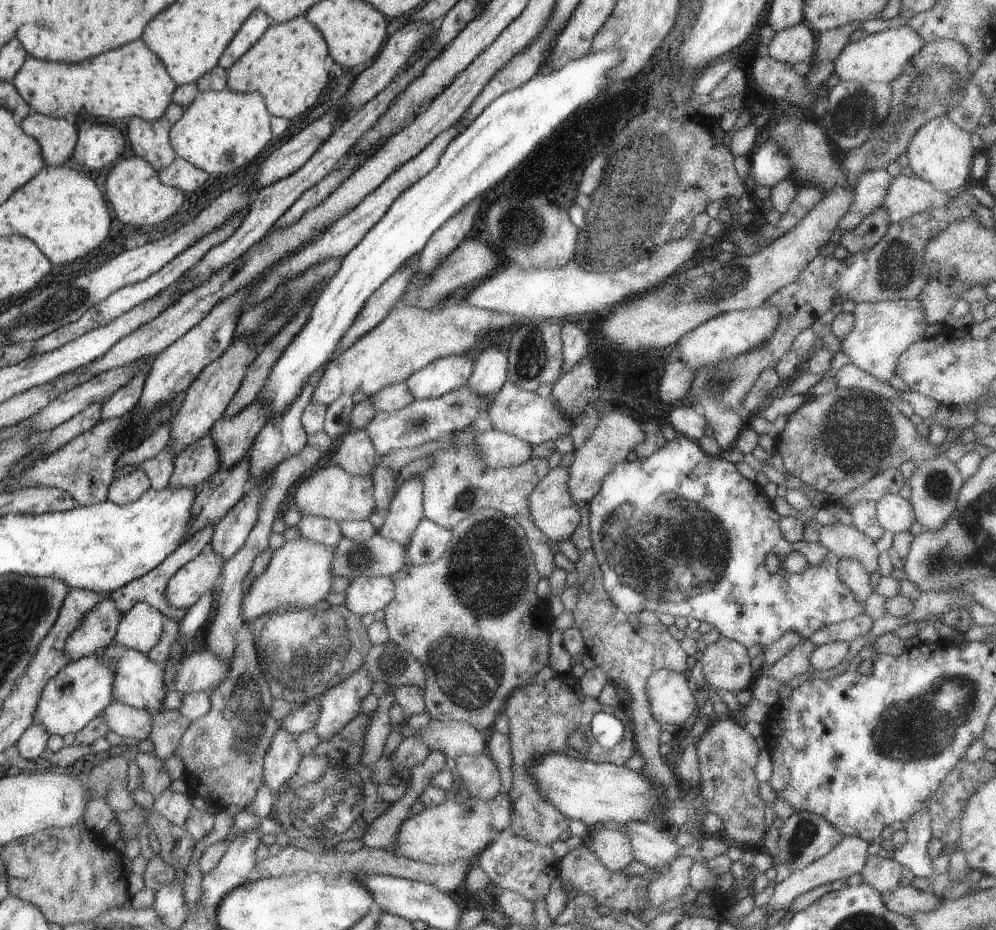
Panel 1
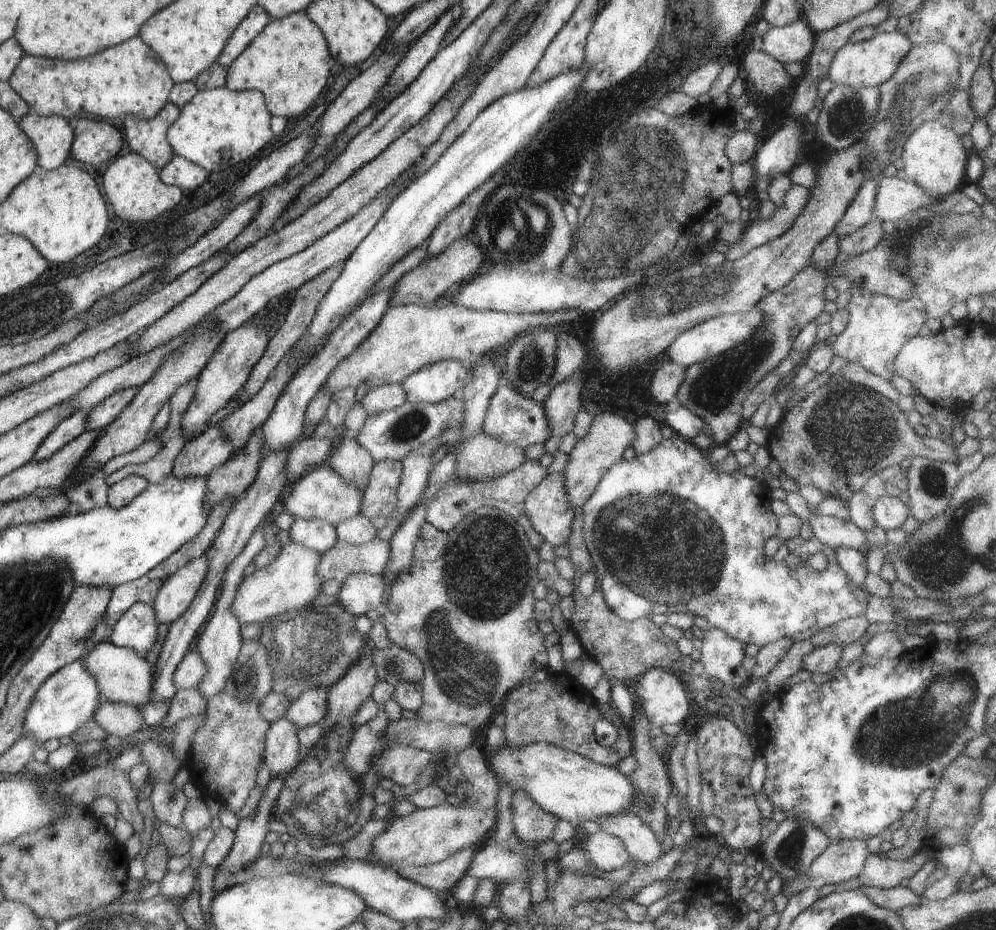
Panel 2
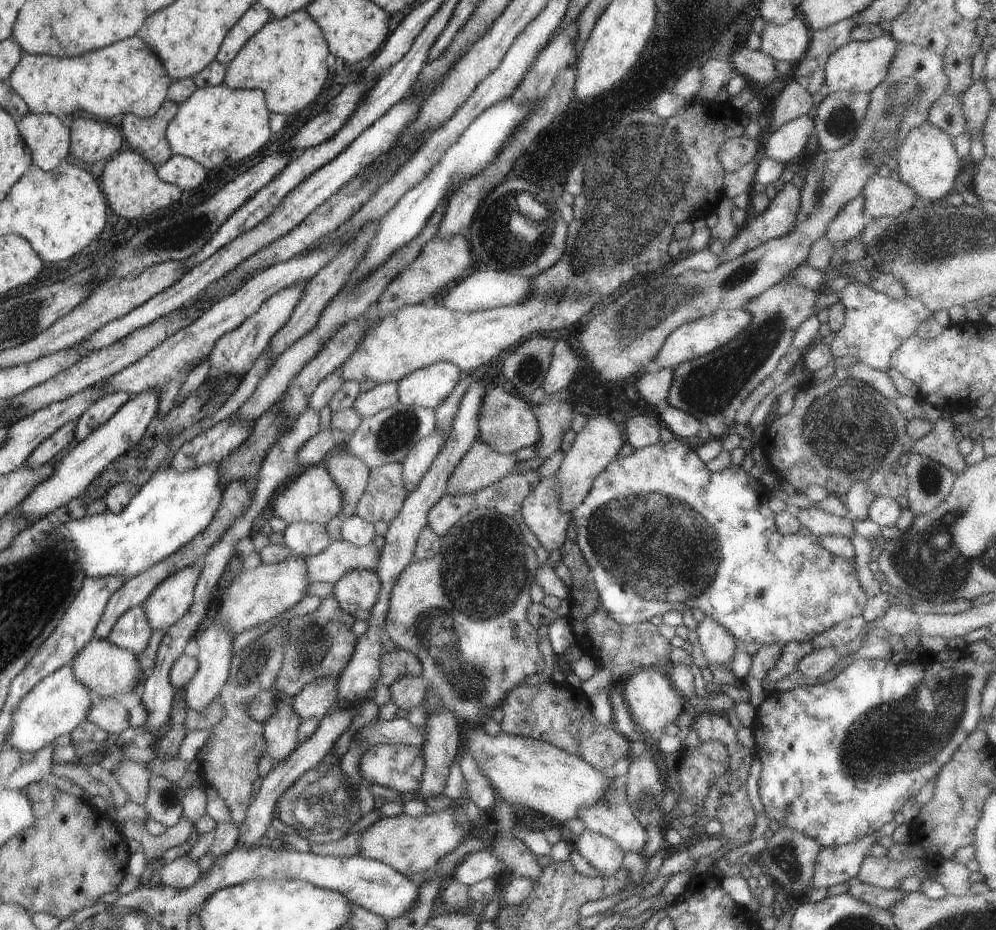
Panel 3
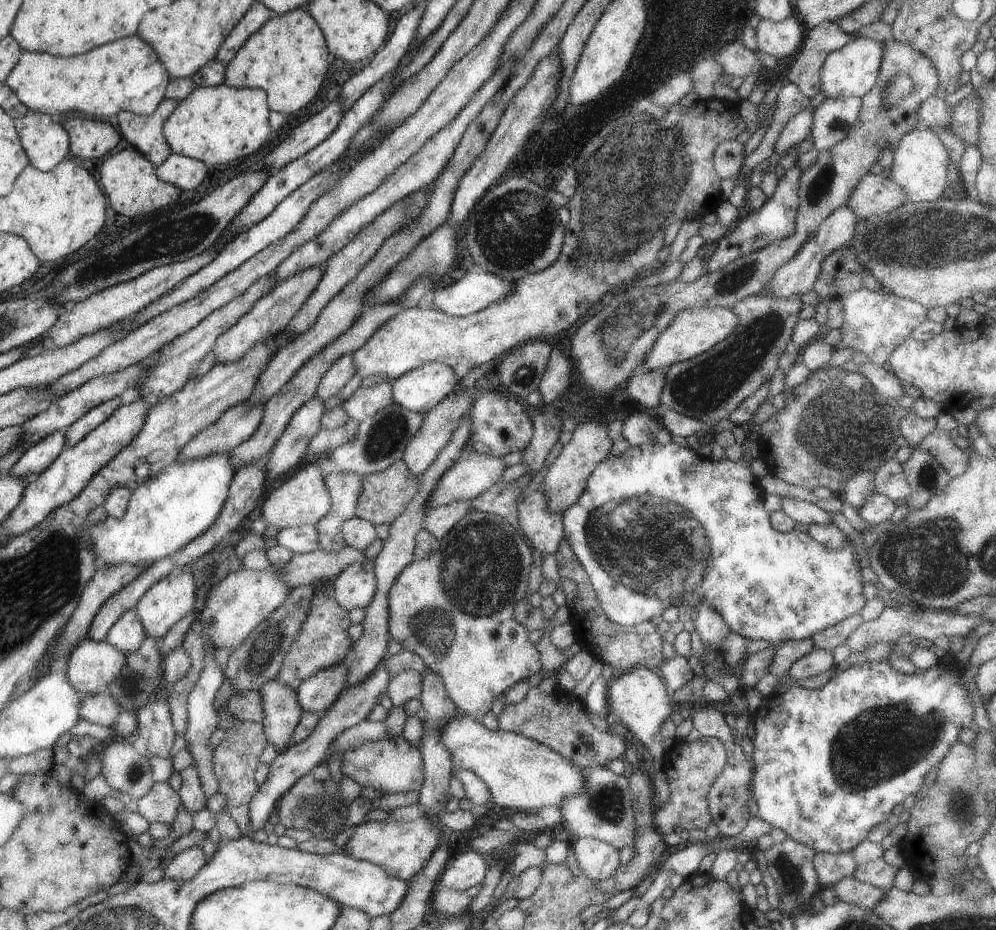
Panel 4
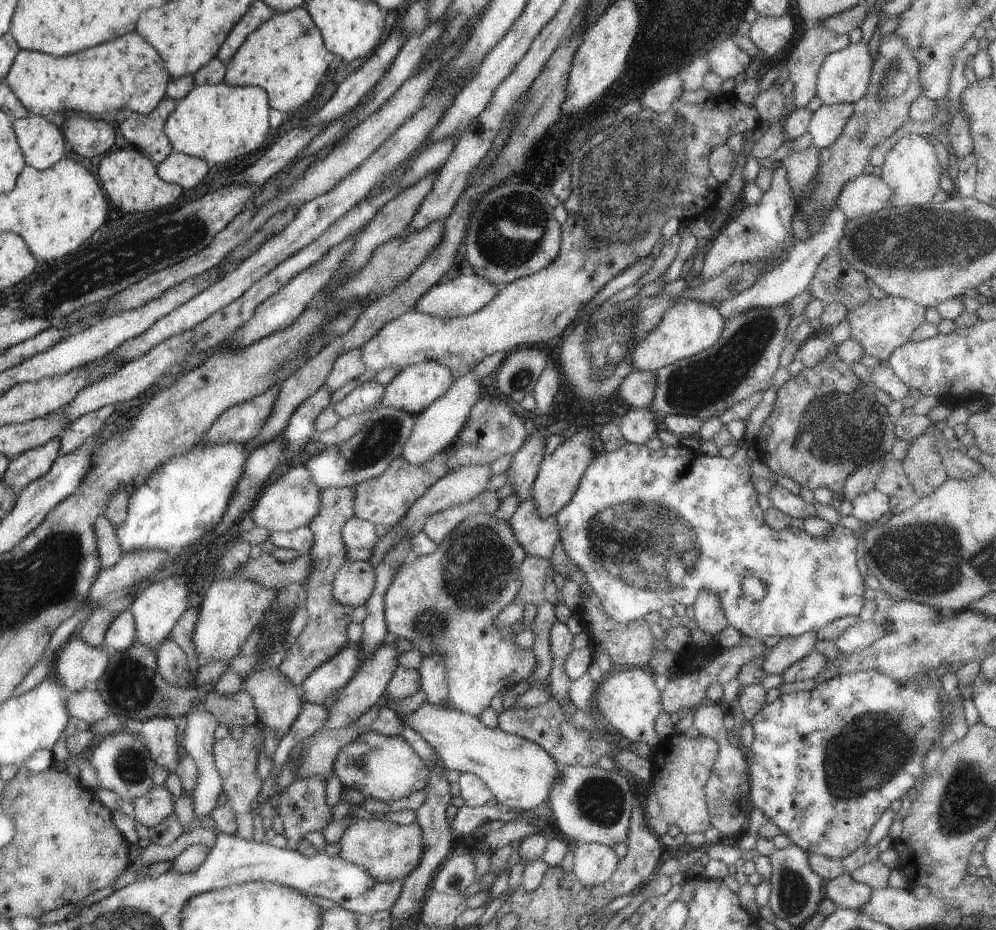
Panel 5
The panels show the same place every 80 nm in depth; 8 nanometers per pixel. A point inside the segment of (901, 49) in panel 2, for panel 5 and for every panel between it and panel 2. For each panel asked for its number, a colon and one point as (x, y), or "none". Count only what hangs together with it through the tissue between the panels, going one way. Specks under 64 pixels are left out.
3: (858, 66)
4: (852, 70)
5: (845, 76)

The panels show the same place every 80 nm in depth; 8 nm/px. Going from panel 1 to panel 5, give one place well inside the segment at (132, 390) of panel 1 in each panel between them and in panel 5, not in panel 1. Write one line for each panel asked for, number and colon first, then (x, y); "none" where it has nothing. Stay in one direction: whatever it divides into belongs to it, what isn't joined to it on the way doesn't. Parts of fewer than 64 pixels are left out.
2: (107, 411)
3: (99, 411)
4: (75, 433)
5: (80, 431)

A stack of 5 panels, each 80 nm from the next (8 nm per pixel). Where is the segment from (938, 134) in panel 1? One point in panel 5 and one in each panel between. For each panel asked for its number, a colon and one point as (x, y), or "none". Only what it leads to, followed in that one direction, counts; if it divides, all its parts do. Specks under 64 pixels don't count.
2: (934, 156)
3: (927, 161)
4: (920, 166)
5: (912, 168)

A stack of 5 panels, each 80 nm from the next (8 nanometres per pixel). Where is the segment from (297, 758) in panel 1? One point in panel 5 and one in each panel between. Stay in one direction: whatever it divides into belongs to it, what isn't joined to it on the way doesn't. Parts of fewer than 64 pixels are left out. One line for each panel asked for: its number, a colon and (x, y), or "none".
2: (283, 751)
3: (280, 731)
4: (281, 711)
5: (278, 702)

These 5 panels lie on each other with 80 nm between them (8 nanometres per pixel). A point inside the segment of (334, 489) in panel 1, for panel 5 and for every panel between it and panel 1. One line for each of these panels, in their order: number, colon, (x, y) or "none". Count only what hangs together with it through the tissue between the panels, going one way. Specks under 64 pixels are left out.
2: (321, 494)
3: (313, 497)
4: (303, 499)
5: (291, 502)

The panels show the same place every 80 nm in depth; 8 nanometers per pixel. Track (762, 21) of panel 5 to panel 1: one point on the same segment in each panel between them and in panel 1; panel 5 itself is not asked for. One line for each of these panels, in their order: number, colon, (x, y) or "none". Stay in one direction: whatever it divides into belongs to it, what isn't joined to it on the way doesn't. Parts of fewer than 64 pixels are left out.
1: (794, 45)
2: (793, 43)
3: (789, 42)
4: (783, 39)

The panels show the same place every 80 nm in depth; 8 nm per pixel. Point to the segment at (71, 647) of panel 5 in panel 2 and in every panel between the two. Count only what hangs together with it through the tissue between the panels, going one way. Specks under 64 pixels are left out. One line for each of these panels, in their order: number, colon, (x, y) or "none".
2: (125, 676)
3: (109, 672)
4: (91, 666)

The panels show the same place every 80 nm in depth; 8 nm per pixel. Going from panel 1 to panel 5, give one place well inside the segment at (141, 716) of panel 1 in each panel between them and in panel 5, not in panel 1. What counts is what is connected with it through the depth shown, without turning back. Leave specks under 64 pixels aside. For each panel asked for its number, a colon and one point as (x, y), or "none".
2: (121, 720)
3: (110, 715)
4: (99, 708)
5: (87, 705)

